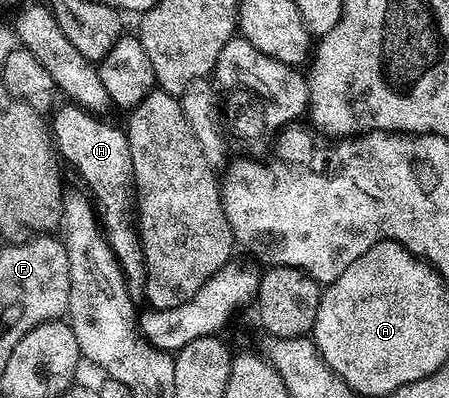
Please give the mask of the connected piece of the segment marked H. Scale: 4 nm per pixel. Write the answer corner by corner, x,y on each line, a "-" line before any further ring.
66,103
52,117
52,136
58,156
67,166
78,172
78,177
90,188
89,196
100,214
100,225
106,234
106,242
114,252
114,257
122,269
128,287
128,295
135,303
146,301
146,264
142,240
136,228
136,194
134,172
132,171
132,151
128,151
125,128
101,121
89,109
75,103

